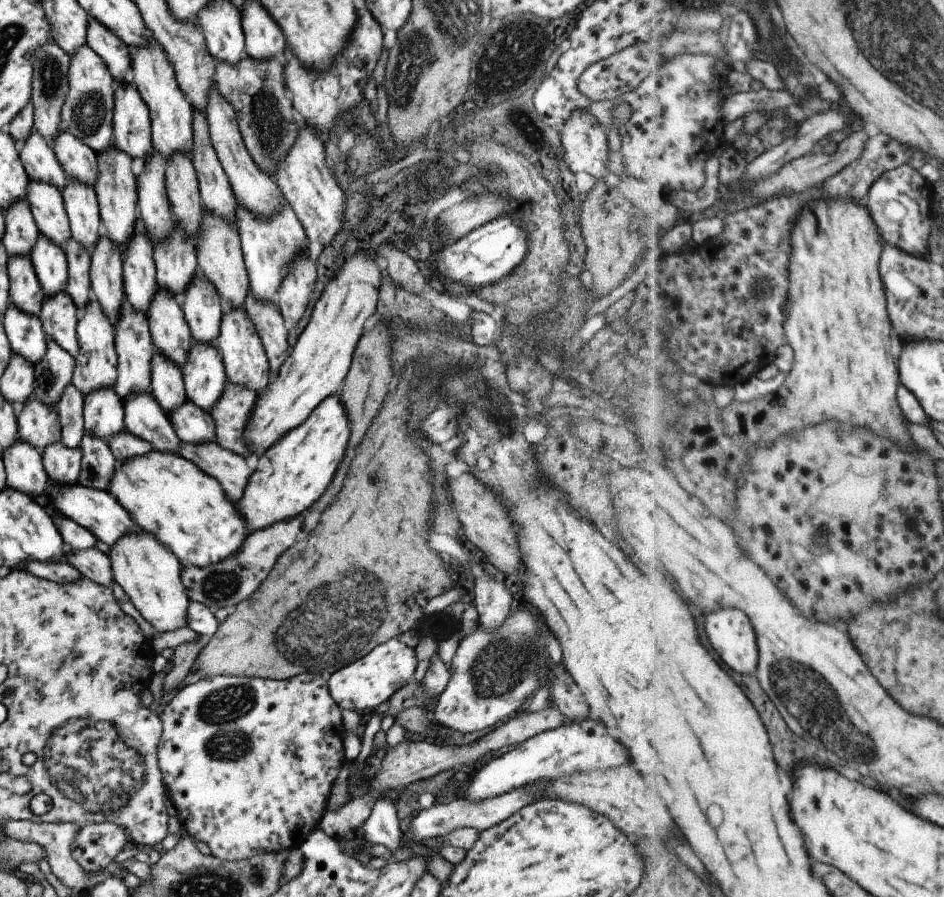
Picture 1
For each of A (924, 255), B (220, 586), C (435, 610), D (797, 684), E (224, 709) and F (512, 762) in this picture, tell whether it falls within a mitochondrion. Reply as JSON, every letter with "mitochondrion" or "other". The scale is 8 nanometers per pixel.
{"A":"other","B":"mitochondrion","C":"other","D":"mitochondrion","E":"mitochondrion","F":"other"}

